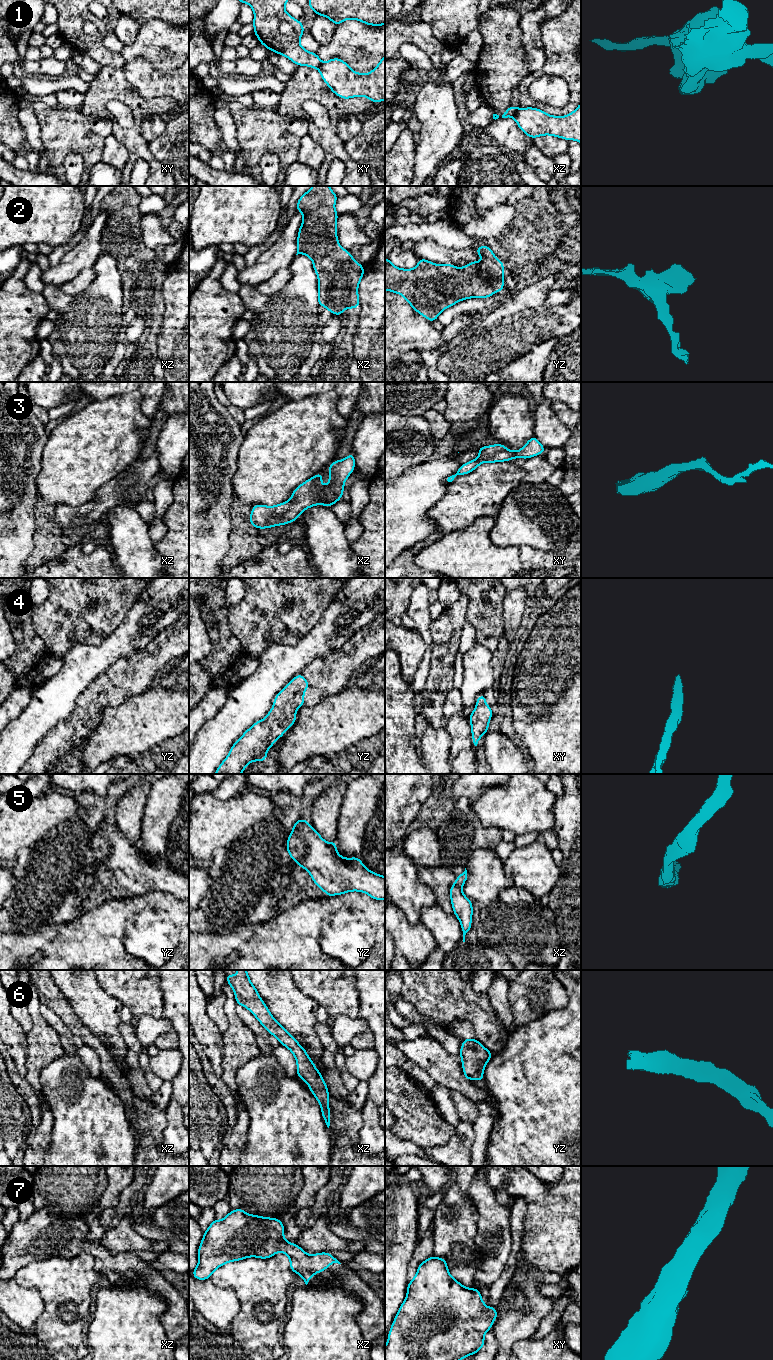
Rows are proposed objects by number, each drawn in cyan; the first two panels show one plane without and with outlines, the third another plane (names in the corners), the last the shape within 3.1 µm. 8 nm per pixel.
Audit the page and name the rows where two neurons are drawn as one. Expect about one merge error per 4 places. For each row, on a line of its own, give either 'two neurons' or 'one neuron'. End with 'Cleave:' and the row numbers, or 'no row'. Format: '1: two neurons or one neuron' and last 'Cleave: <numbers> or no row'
1: two neurons
2: one neuron
3: one neuron
4: one neuron
5: one neuron
6: one neuron
7: one neuron
Cleave: 1

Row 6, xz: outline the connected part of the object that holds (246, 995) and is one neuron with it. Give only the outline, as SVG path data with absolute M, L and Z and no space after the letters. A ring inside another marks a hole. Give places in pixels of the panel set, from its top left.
M247 970L236 971L240 973L237 975L226 974L227 983L235 993L236 1003L246 1007L267 1029L269 1034L275 1036L281 1045L287 1047L293 1053L297 1062L297 1077L303 1079L309 1086L310 1091L320 1104L322 1117L329 1128L331 1120L329 1092L322 1074L317 1070L306 1050L271 1015L257 989L253 986Z

